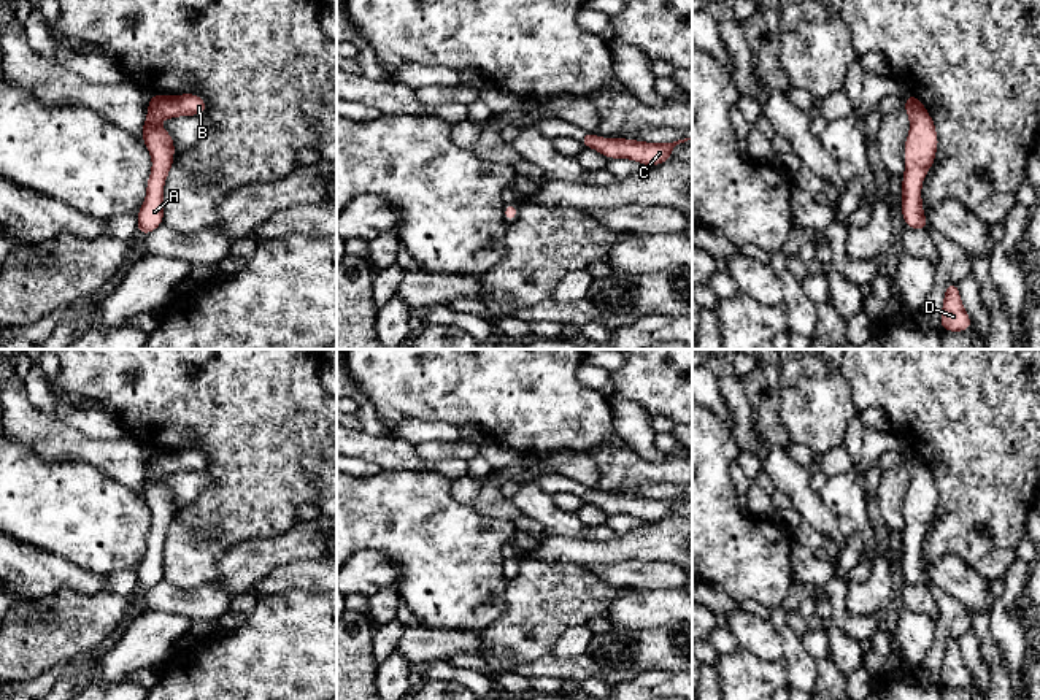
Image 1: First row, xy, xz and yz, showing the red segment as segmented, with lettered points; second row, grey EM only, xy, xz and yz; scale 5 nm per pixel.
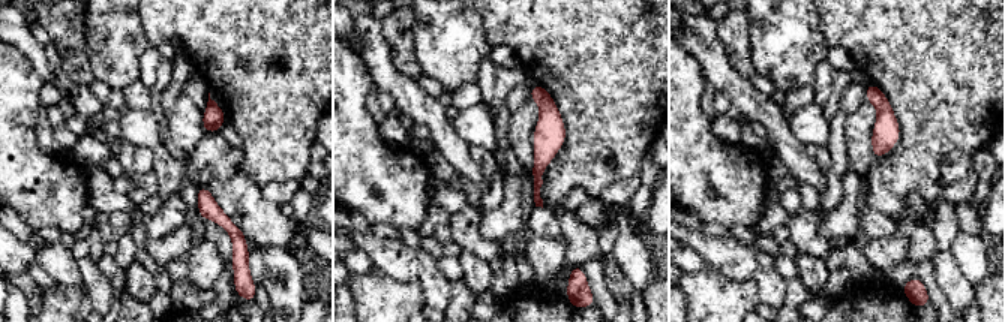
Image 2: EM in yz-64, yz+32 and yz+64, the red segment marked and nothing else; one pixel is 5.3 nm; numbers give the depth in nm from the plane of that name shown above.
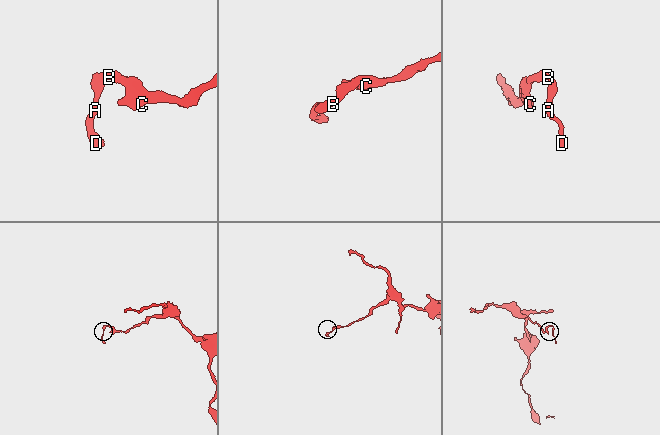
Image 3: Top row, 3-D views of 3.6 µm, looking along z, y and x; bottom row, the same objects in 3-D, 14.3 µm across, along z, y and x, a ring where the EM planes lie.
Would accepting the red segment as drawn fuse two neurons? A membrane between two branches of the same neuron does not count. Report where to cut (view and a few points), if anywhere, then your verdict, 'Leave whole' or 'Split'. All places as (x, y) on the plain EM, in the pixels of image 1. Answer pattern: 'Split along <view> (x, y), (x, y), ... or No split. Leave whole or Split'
No split. Leave whole

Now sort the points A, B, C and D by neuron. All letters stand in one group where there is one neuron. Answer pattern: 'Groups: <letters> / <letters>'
Groups: A B C D

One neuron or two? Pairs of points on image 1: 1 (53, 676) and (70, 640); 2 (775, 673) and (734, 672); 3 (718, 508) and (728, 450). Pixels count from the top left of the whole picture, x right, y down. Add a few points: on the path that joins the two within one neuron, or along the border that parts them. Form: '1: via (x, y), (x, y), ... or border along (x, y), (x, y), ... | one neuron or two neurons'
1: border along (94, 650), (77, 653), (26, 681) | two neurons
2: via (766, 673), (743, 673) | one neuron
3: via (718, 494), (718, 464) | one neuron

